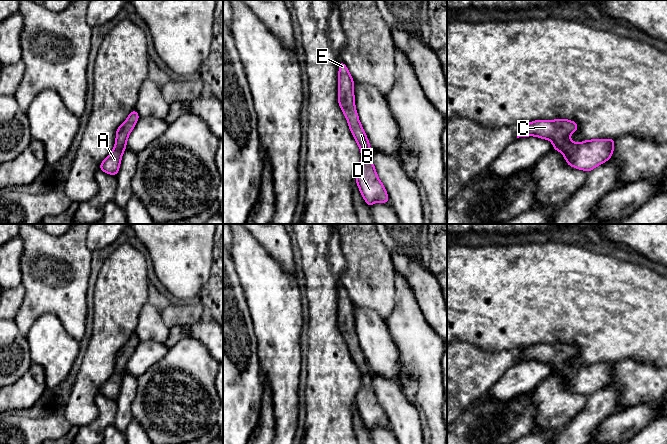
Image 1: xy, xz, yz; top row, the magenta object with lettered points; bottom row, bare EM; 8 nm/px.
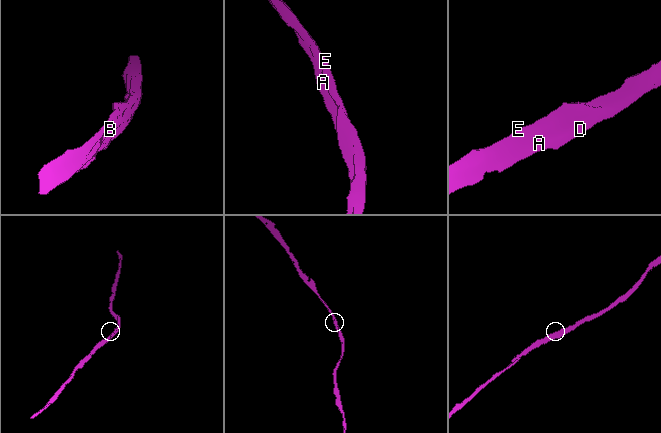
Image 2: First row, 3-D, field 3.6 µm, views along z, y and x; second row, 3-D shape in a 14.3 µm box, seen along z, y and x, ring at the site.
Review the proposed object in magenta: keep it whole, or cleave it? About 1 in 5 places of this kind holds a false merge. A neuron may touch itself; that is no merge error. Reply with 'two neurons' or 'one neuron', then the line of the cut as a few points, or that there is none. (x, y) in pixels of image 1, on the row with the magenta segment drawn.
one neuron; no cut

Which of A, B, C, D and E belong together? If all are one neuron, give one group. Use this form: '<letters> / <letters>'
A B C D E

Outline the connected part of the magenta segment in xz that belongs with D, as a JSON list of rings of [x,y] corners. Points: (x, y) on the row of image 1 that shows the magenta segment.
[[[343,61],[339,63],[338,103],[349,129],[361,150],[361,163],[356,172],[356,183],[365,202],[371,207],[376,202],[389,203],[387,191],[377,176],[372,162],[369,140],[359,121],[355,108],[354,80]]]

